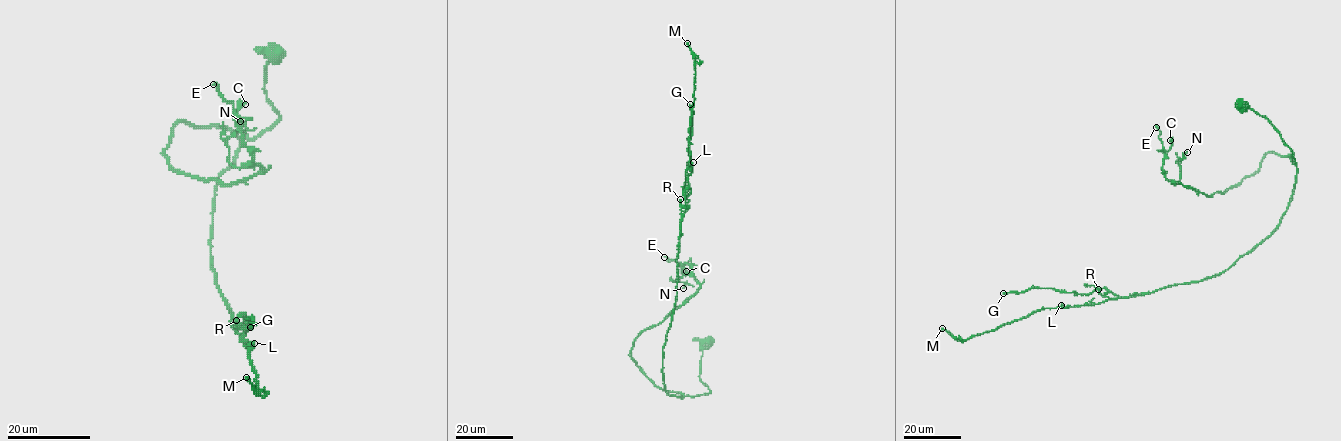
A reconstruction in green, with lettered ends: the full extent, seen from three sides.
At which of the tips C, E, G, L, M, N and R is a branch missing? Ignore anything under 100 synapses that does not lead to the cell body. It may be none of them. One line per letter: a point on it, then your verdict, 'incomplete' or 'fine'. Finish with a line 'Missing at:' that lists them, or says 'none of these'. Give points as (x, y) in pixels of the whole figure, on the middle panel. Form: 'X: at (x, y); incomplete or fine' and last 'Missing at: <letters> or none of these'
C: at (686, 271); fine
E: at (664, 257); fine
G: at (690, 104); fine
L: at (693, 162); fine
M: at (687, 43); incomplete
N: at (683, 288); fine
R: at (680, 199); fine
Missing at: M

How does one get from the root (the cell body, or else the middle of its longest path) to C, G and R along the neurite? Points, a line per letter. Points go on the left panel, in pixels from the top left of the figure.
C: (272, 52), (279, 119), (252, 139), (179, 121), (169, 165), (224, 184), (263, 172), (238, 125), (245, 104)
G: (272, 52), (265, 90), (279, 119), (243, 138), (213, 210), (214, 280), (237, 332), (250, 327)
R: (272, 52), (265, 90), (279, 119), (243, 138), (214, 199), (211, 266), (237, 332), (236, 320)

